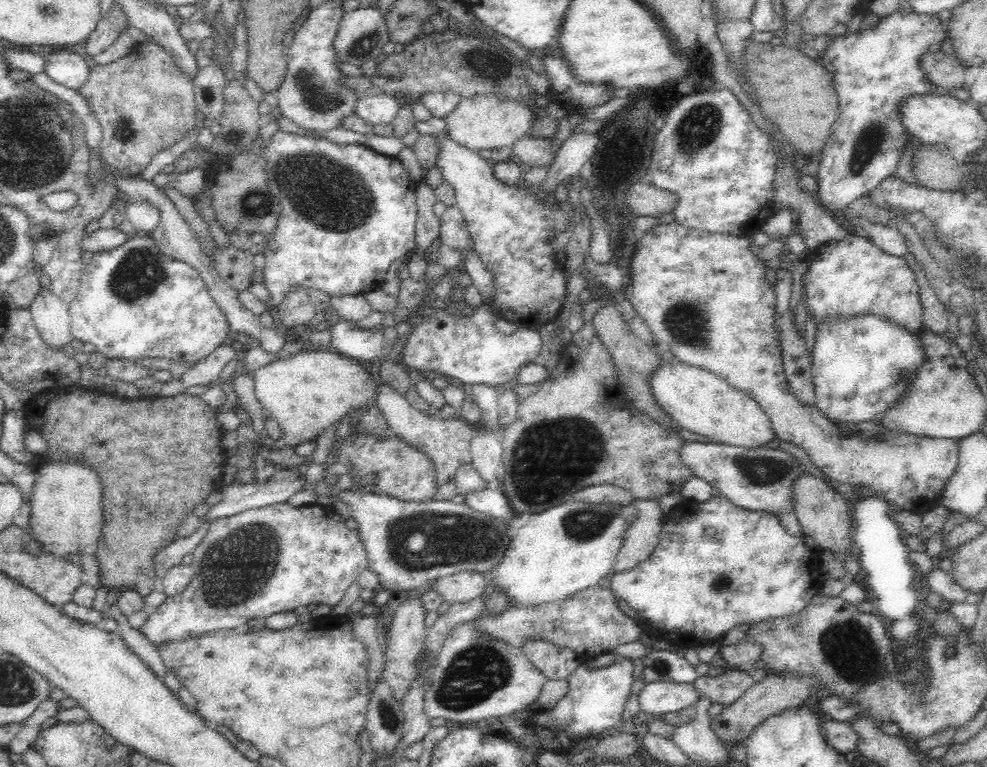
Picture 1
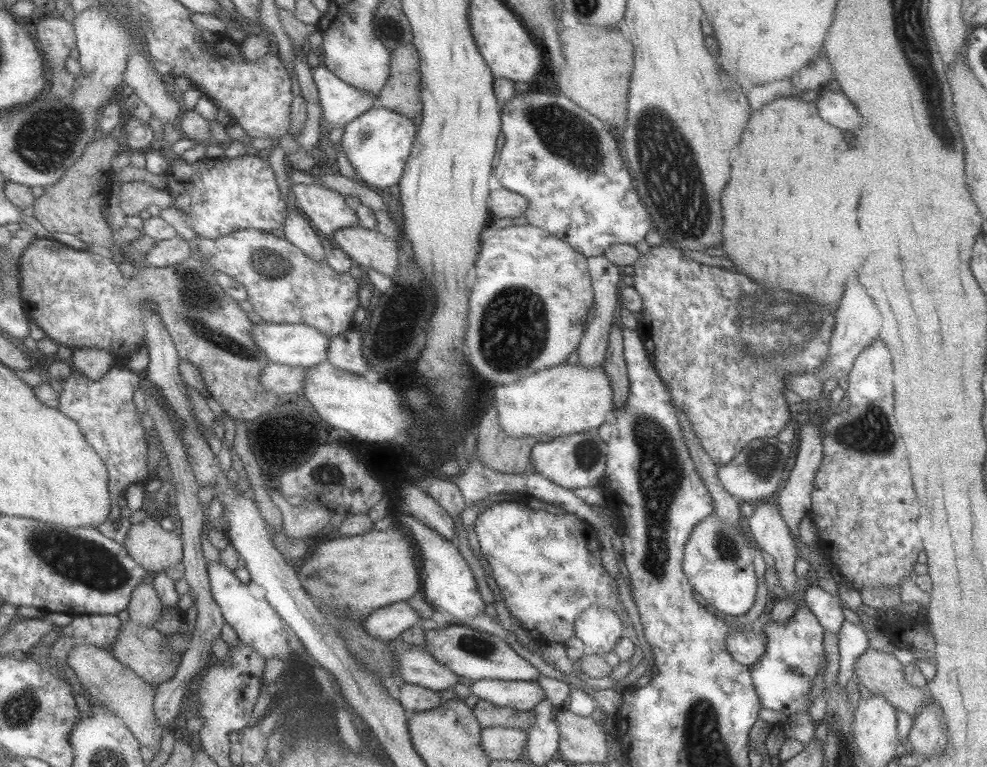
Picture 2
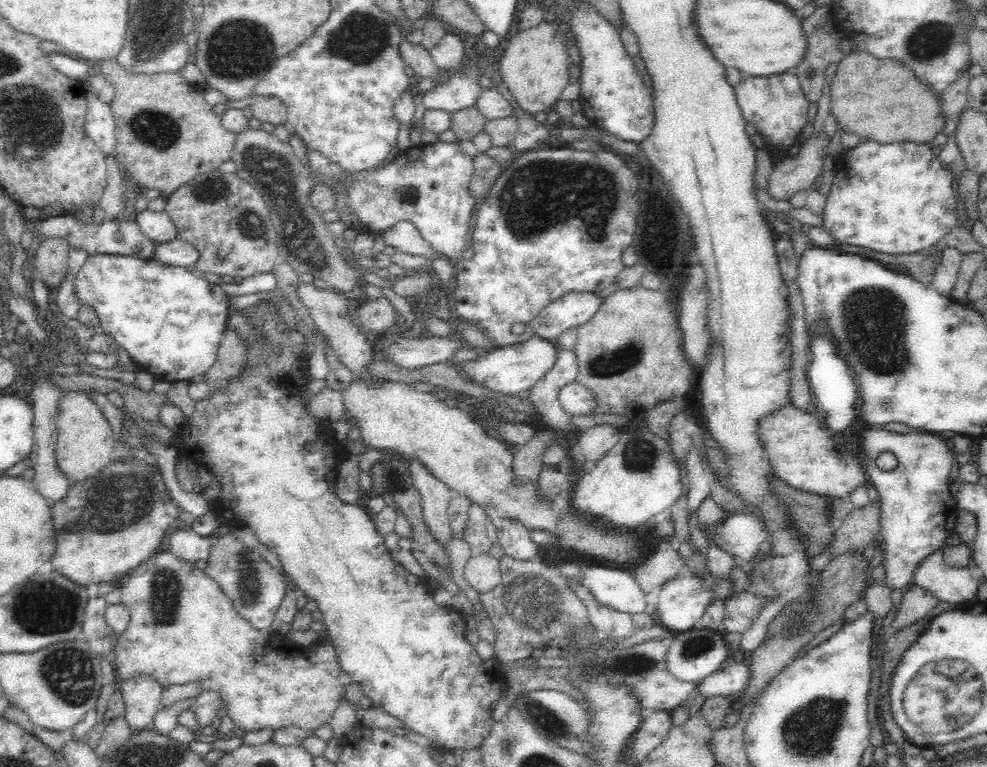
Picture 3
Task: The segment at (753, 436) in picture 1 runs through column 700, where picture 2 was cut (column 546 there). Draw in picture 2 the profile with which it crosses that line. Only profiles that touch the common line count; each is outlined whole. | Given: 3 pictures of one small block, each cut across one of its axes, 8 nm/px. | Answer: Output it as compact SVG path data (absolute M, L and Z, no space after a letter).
M560 364L546 368L508 385L496 385L494 390L494 406L498 410L498 424L511 438L546 434L561 437L577 432L597 429L604 422L608 412L613 409L613 391L608 376L599 368L583 368L579 364Z

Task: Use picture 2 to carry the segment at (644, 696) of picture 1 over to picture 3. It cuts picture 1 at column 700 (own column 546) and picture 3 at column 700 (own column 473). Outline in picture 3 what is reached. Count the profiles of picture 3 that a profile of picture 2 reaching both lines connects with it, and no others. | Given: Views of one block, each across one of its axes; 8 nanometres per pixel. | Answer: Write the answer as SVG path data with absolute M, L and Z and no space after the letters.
M742 656L729 661L724 668L703 678L697 684L699 699L712 696L742 696L751 677L751 668Z

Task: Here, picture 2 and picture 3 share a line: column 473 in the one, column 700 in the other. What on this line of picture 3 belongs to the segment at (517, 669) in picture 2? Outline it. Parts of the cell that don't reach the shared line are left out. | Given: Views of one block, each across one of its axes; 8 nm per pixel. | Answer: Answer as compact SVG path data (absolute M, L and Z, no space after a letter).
M702 628L675 632L673 638L668 641L668 647L666 660L669 671L678 680L686 680L694 684L720 670L720 664L728 656L728 646L720 629Z

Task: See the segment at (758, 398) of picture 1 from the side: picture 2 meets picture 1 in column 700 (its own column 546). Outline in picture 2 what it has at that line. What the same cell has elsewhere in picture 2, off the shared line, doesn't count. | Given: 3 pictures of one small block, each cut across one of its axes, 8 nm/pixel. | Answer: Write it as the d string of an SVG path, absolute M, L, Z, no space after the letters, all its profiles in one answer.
M528 224L527 226L511 226L511 228L505 226L505 228L497 228L497 232L491 234L491 238L489 240L486 239L485 243L482 244L480 257L475 267L477 279L470 293L470 328L468 328L465 352L482 380L493 381L496 385L508 385L546 368L567 363L569 356L573 352L577 353L580 339L583 337L583 328L585 328L585 322L587 322L585 320L587 318L587 310L594 306L592 280L589 280L588 266L585 266L585 256L583 254L577 252L571 244L561 240L560 237L547 230Z

